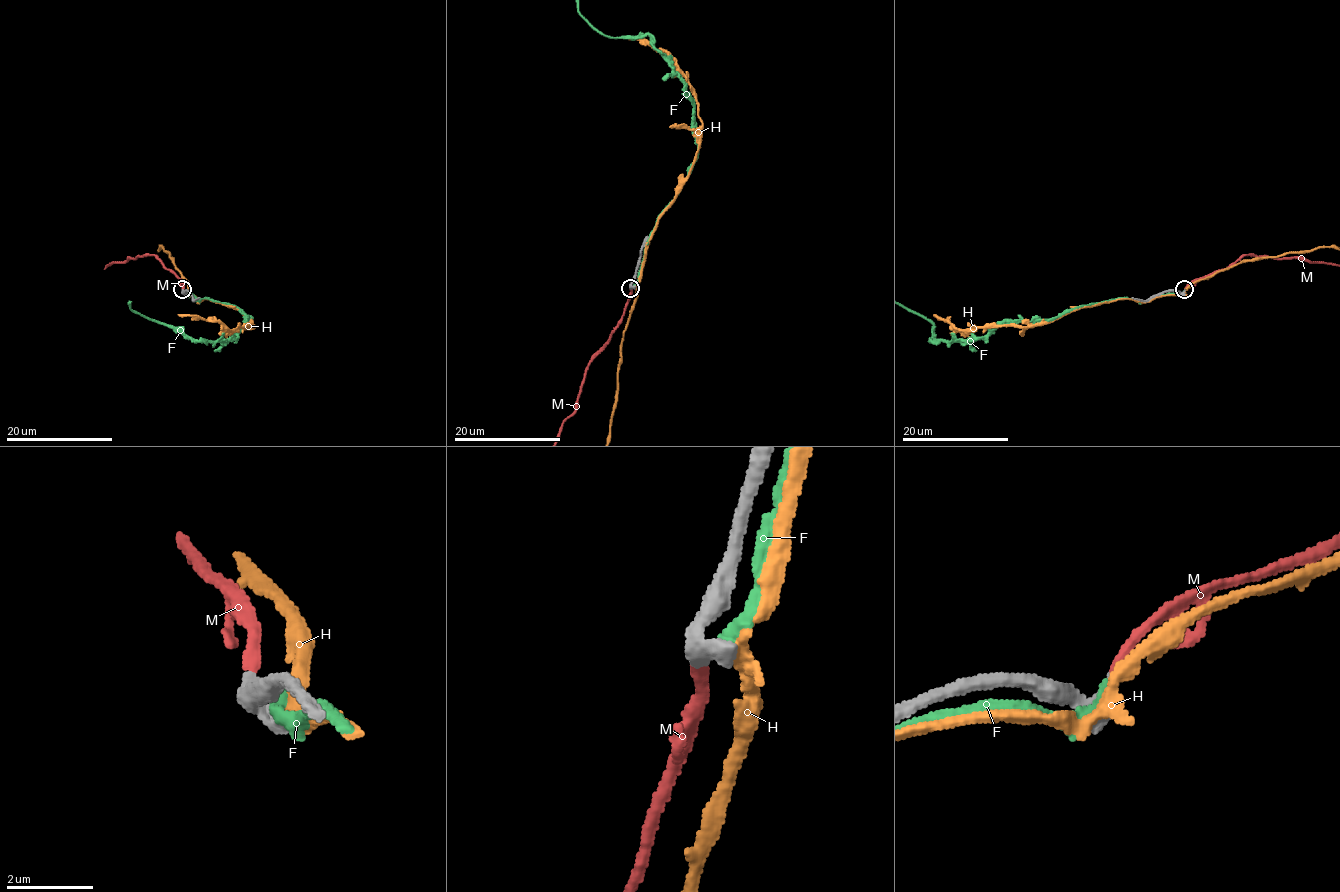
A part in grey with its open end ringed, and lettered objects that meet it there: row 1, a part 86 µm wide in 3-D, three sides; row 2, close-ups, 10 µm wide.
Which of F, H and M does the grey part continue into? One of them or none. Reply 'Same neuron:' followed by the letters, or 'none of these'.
Same neuron: M

